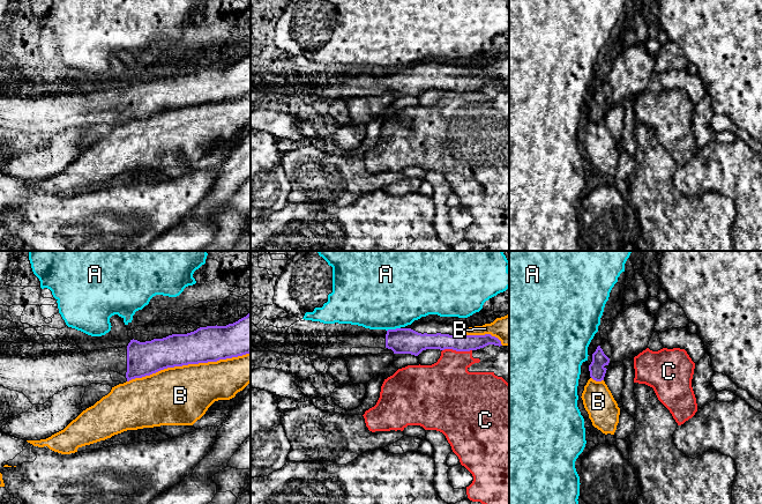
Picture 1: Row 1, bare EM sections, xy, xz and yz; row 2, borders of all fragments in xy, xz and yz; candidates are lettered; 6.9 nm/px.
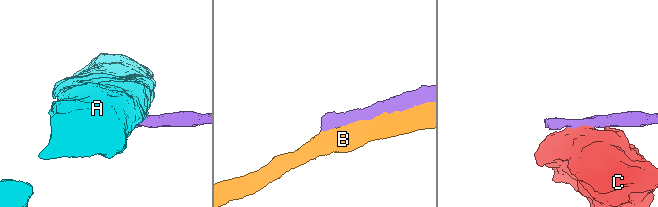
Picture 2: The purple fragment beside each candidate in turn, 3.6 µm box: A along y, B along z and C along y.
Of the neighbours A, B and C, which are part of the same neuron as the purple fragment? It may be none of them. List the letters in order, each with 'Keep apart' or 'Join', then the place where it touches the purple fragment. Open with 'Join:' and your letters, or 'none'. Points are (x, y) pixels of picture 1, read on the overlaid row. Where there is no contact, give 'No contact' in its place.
Join: none
A: Keep apart. Touches purple at xz (393, 330)
B: Keep apart. Touches purple at xy (188, 363)
C: Keep apart. Touches purple at xz (457, 350)

